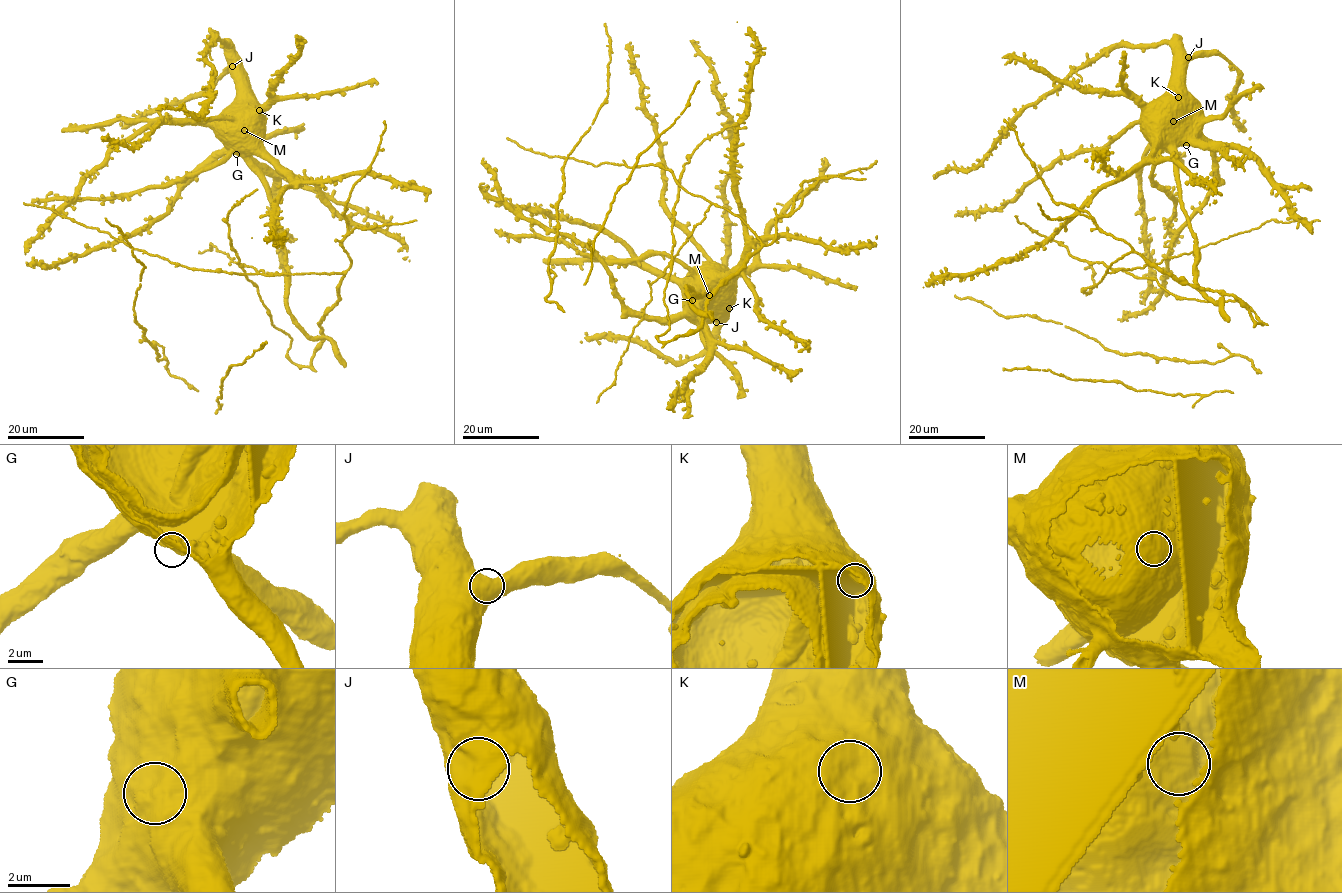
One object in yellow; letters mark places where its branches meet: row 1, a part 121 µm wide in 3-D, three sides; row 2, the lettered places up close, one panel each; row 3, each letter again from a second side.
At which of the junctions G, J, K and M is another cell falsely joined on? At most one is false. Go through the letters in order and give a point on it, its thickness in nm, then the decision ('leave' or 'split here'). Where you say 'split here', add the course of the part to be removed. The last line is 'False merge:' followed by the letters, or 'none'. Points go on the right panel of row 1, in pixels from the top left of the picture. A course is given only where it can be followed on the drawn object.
G: place (1186, 145); calibre 950 nm; leave
J: place (1188, 57); calibre 950 nm; leave
K: place (1178, 97); calibre 1250 nm; leave
M: place (1173, 121); calibre 1300 nm; leave
False merge: none

